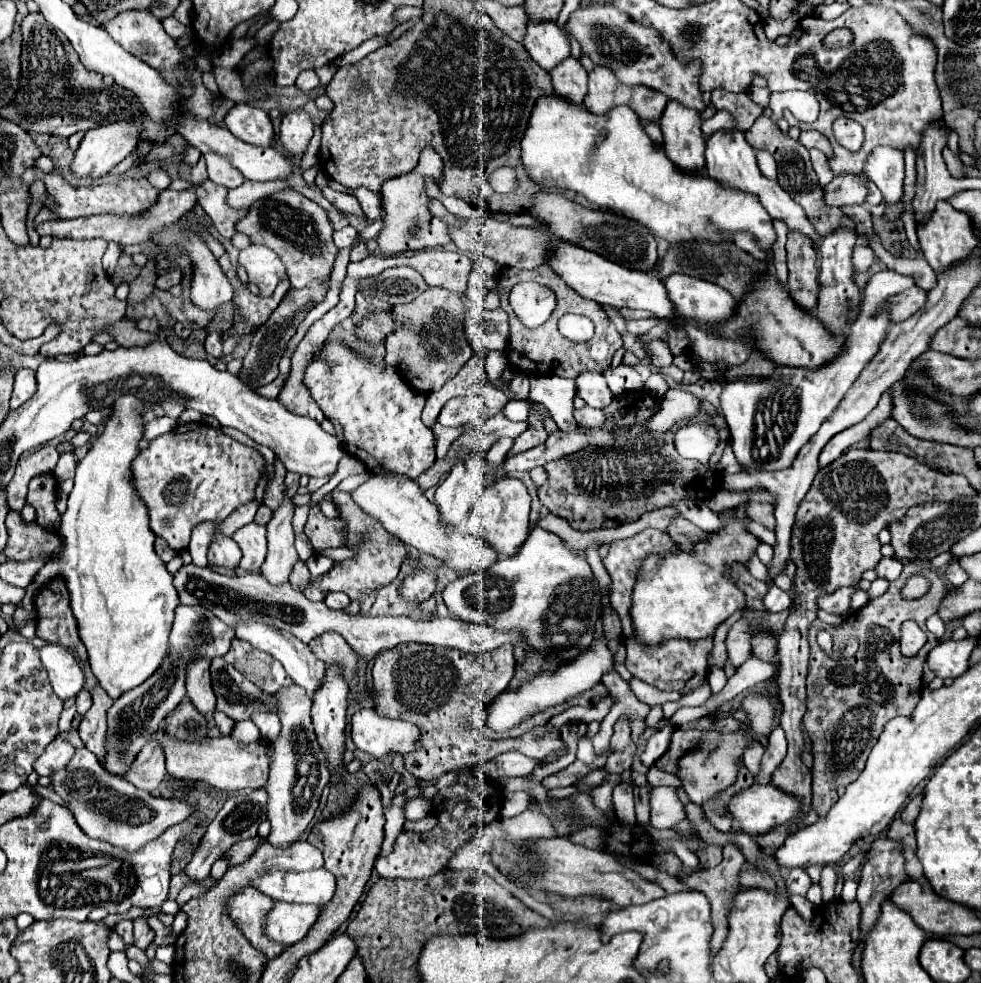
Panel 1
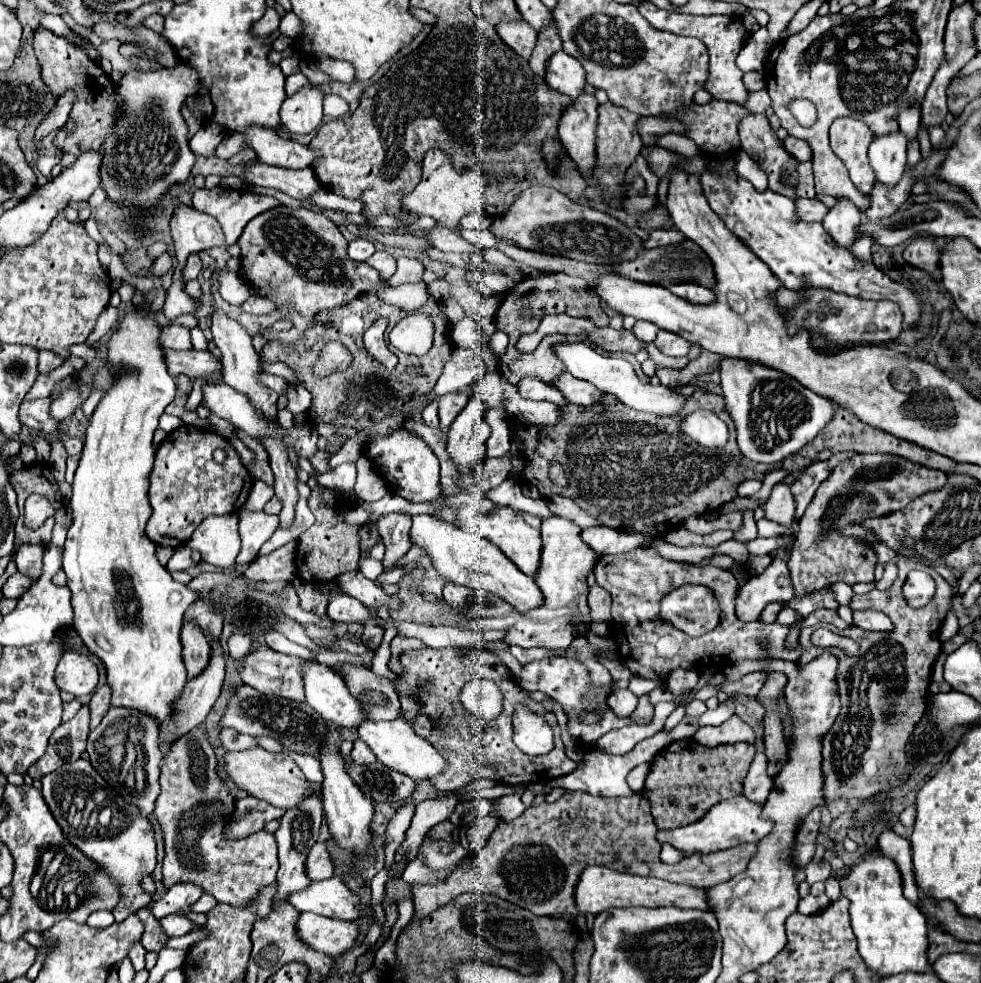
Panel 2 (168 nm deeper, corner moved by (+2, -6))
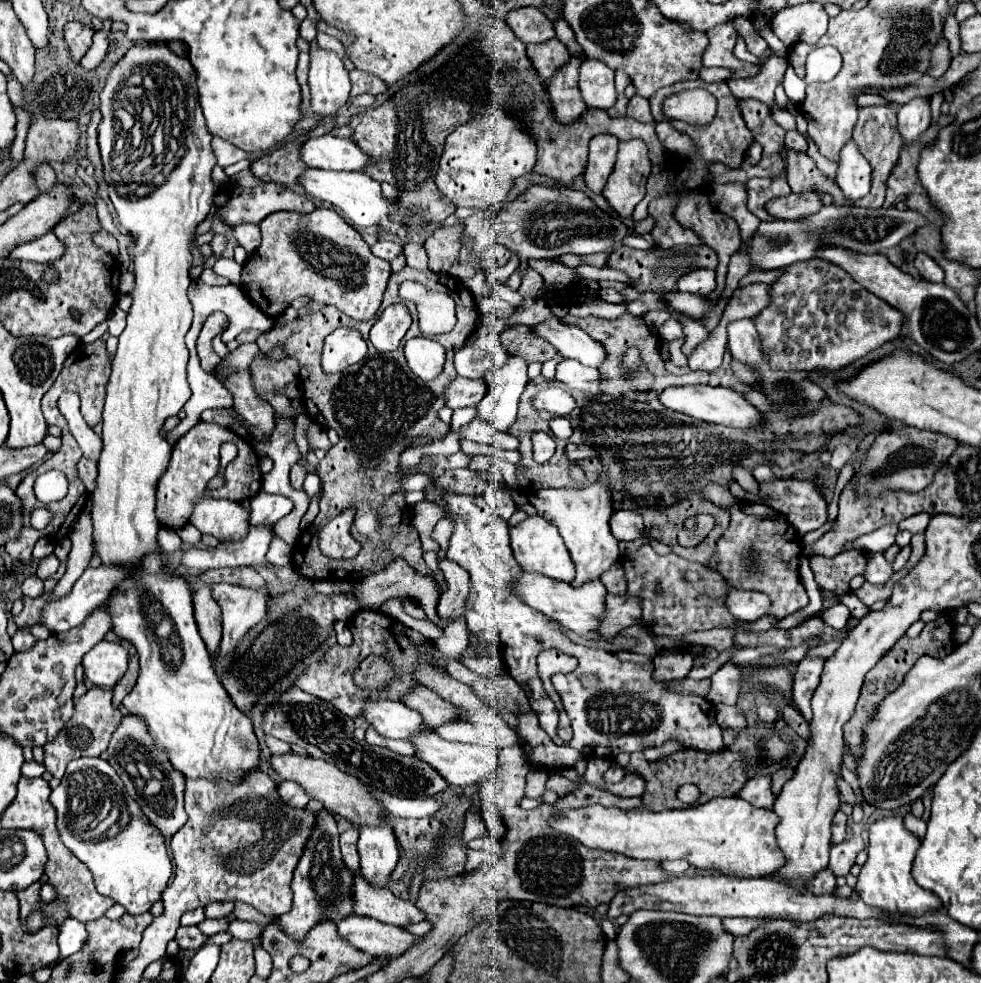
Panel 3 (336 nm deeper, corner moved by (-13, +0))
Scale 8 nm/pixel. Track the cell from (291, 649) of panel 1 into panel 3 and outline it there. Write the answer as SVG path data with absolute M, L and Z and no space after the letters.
M371 702L367 704L363 718L387 738L411 738L417 732L431 730L423 716L403 702Z

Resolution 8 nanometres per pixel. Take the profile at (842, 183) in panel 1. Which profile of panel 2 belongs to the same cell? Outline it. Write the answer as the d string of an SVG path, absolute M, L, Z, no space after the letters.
M798 198L796 200L796 208L800 218L804 218L806 222L822 222L822 218L828 214L828 206L824 202L820 202L818 198Z

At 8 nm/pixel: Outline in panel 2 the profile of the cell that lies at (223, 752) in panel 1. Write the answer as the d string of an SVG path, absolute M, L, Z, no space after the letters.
M260 746L238 750L238 752L226 752L220 766L232 784L246 790L250 796L260 798L276 808L288 810L288 808L296 806L304 796L320 792L320 786L308 782L306 776L302 774L302 770L296 766L296 762L290 756L286 756L284 752L272 754Z

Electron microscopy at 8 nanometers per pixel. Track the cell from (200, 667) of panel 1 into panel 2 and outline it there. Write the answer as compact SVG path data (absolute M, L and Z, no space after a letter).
M184 624L182 626L182 658L184 658L184 668L188 672L188 680L200 676L204 672L204 668L208 666L212 648L208 638L204 638L204 634L200 634L200 630L196 630L196 626L192 624Z

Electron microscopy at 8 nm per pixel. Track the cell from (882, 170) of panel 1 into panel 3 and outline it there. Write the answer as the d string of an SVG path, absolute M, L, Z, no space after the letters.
M913 98L899 110L899 134L905 140L905 146L913 144L921 132L931 124L931 106L929 98Z

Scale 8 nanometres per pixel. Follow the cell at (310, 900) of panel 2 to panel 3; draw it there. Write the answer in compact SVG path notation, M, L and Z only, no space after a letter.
M355 874L355 914L369 916L393 926L409 926L425 920L425 912L415 906L415 902L401 900L393 896L387 888L371 888L363 876Z

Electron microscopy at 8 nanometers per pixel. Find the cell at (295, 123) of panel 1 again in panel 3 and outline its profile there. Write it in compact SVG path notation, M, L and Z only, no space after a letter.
M315 48L309 54L309 88L311 106L321 116L335 116L349 100L349 74L343 60L333 50Z

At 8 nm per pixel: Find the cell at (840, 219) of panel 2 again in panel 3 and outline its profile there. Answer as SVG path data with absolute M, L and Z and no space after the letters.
M849 140L839 152L839 168L835 182L849 200L859 200L871 190L871 166L857 150L857 144Z

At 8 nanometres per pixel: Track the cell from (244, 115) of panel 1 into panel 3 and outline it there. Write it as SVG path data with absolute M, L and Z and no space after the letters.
M337 136L311 138L301 148L301 158L309 168L321 170L345 170L363 172L371 164L371 156L365 154L353 140Z

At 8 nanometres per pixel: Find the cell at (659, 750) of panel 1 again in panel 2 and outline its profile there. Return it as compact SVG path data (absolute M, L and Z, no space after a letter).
M644 762L644 764L640 764L640 766L636 766L634 770L630 770L630 774L628 774L628 786L634 790L634 792L638 792L638 790L642 790L644 788L644 782L646 782L646 774L650 772L650 762Z

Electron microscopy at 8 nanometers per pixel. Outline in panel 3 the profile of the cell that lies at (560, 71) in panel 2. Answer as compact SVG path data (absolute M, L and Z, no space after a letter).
M585 60L581 64L579 88L589 108L609 110L617 102L613 70L599 60Z

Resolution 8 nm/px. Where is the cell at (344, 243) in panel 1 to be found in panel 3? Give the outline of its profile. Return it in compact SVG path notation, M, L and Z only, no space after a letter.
M377 240L373 246L371 246L371 252L383 260L393 260L395 256L399 256L403 252L403 246L397 244L397 242L391 242L391 240Z

